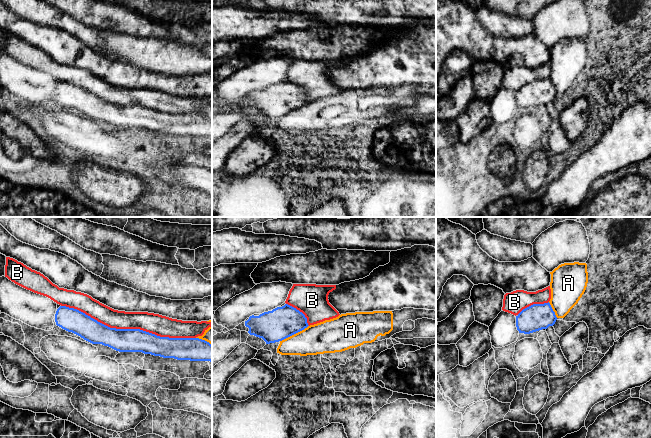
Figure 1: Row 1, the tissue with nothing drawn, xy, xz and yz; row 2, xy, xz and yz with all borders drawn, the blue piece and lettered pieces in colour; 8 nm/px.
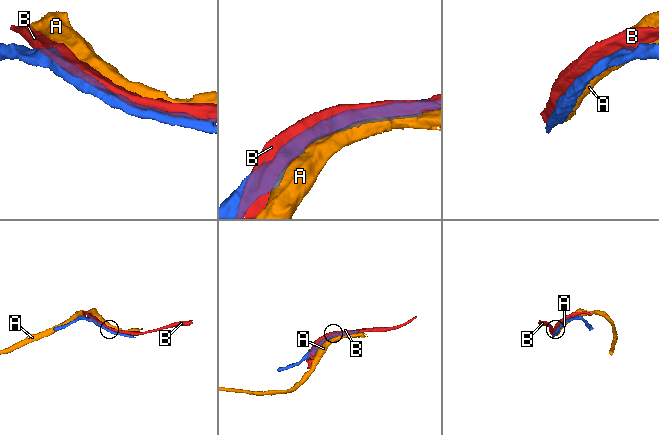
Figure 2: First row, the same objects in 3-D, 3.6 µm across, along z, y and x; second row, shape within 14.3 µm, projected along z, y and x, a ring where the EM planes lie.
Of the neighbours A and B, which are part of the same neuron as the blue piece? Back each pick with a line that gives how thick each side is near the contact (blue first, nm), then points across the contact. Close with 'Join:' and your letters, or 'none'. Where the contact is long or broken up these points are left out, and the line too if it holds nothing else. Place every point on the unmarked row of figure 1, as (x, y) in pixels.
Join: none

